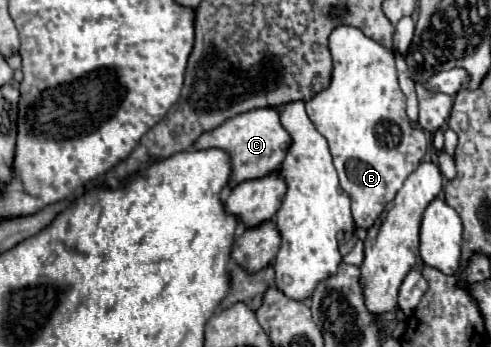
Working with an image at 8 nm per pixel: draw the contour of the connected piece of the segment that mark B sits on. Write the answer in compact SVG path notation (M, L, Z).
M352 25L334 27L328 39L328 47L334 61L332 81L324 91L320 91L314 99L306 103L306 113L314 127L328 139L330 153L334 157L334 167L340 177L340 187L348 193L352 201L352 215L356 227L368 229L380 217L384 207L394 199L404 179L422 163L428 143L424 133L414 129L408 121L406 95L398 85L394 53L388 47L366 37L362 29Z

